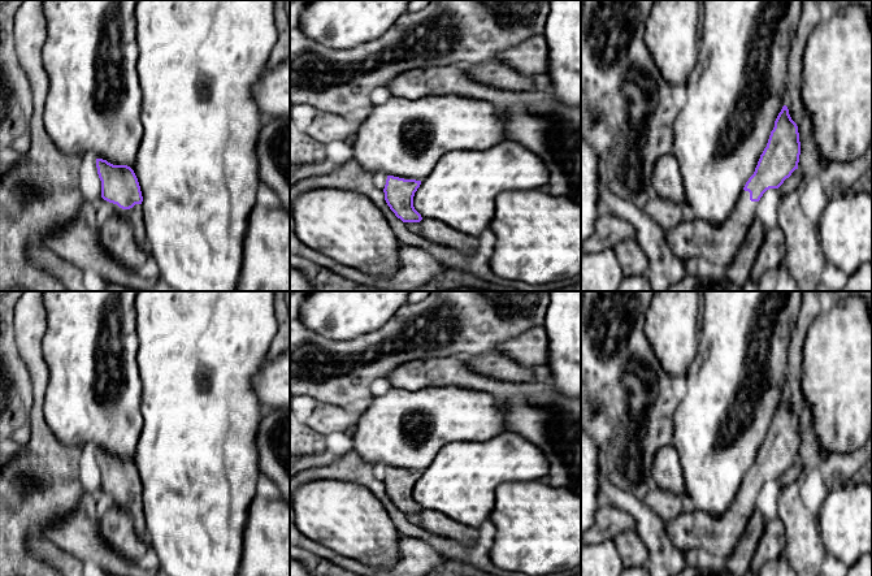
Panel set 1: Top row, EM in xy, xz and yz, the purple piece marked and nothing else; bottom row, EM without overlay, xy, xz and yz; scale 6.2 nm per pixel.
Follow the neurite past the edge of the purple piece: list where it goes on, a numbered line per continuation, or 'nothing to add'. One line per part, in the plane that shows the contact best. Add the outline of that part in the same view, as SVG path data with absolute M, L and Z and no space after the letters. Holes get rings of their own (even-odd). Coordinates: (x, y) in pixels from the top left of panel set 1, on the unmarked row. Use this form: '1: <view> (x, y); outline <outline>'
1: xy (134, 507); outline M109 494L113 499L113 506L123 508L131 517L135 533L144 541L148 541L146 517L143 512L143 497L135 495L130 501L122 501L117 495Z

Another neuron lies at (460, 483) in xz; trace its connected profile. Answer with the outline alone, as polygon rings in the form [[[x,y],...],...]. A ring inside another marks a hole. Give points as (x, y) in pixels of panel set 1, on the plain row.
[[[503,432],[485,442],[448,442],[421,472],[413,498],[422,510],[437,511],[465,527],[478,528],[494,510],[495,490],[507,482],[537,481],[548,475],[548,459],[528,439]]]

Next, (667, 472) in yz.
[[[676,446],[658,450],[652,462],[652,484],[686,501],[685,478]]]

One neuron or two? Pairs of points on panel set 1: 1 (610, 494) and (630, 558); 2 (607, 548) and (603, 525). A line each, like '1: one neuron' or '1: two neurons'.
1: two neurons
2: two neurons

